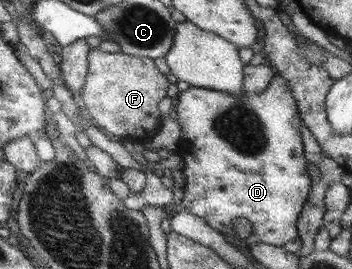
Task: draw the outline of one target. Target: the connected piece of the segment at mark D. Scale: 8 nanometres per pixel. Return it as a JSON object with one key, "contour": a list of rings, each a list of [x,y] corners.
{"contour":[[[275,74],[261,94],[251,96],[245,91],[241,96],[231,96],[219,90],[190,86],[179,92],[177,97],[177,118],[179,124],[182,124],[181,130],[185,131],[176,150],[183,159],[182,172],[186,178],[182,208],[195,217],[205,219],[212,229],[219,231],[232,245],[239,245],[233,232],[233,220],[249,220],[254,230],[253,234],[243,241],[247,250],[259,241],[275,247],[283,247],[286,242],[299,241],[297,218],[307,202],[307,194],[310,194],[311,178],[307,174],[303,158],[299,106],[287,80]]]}

